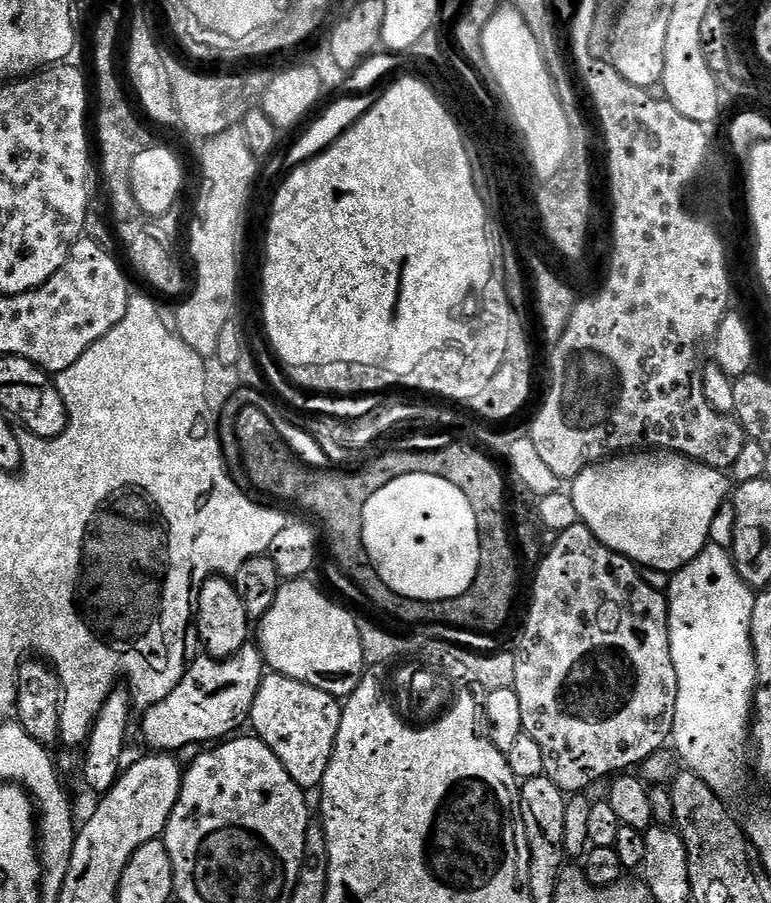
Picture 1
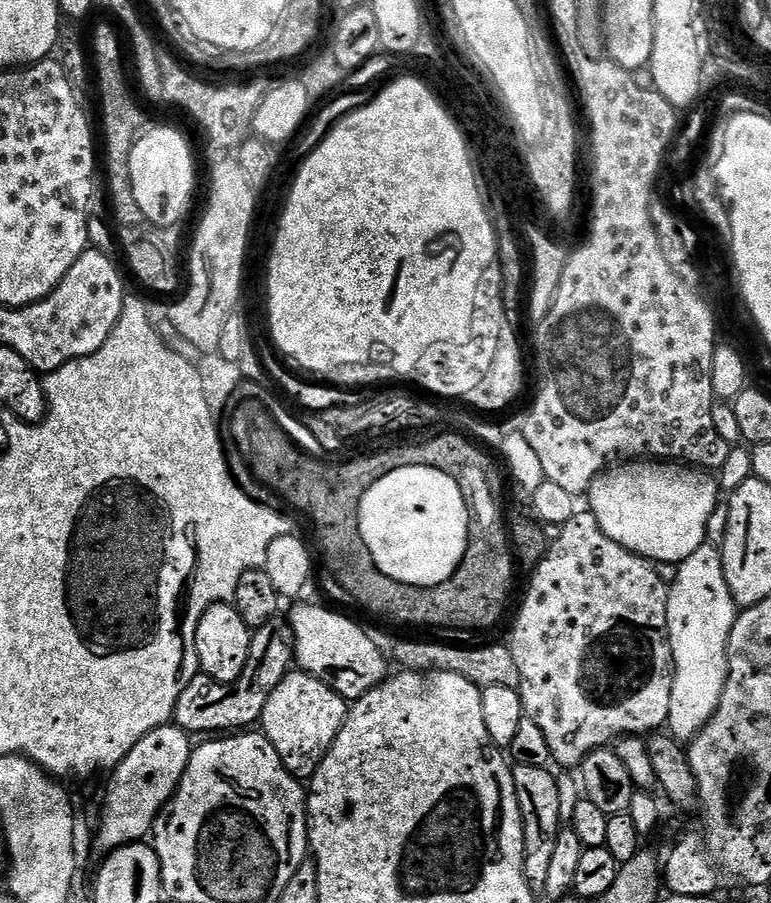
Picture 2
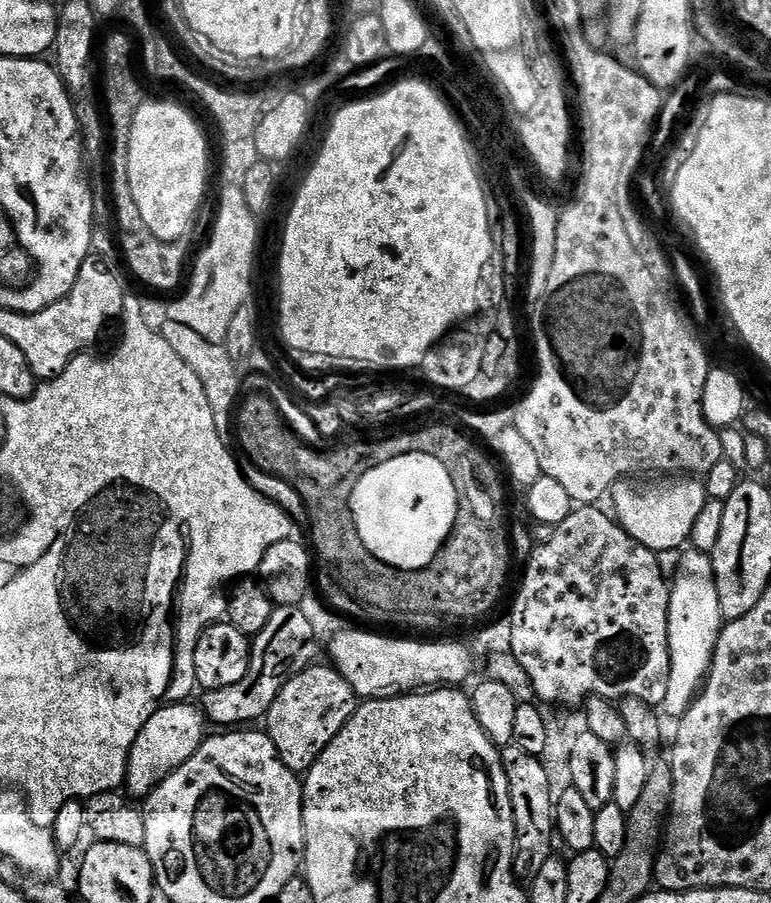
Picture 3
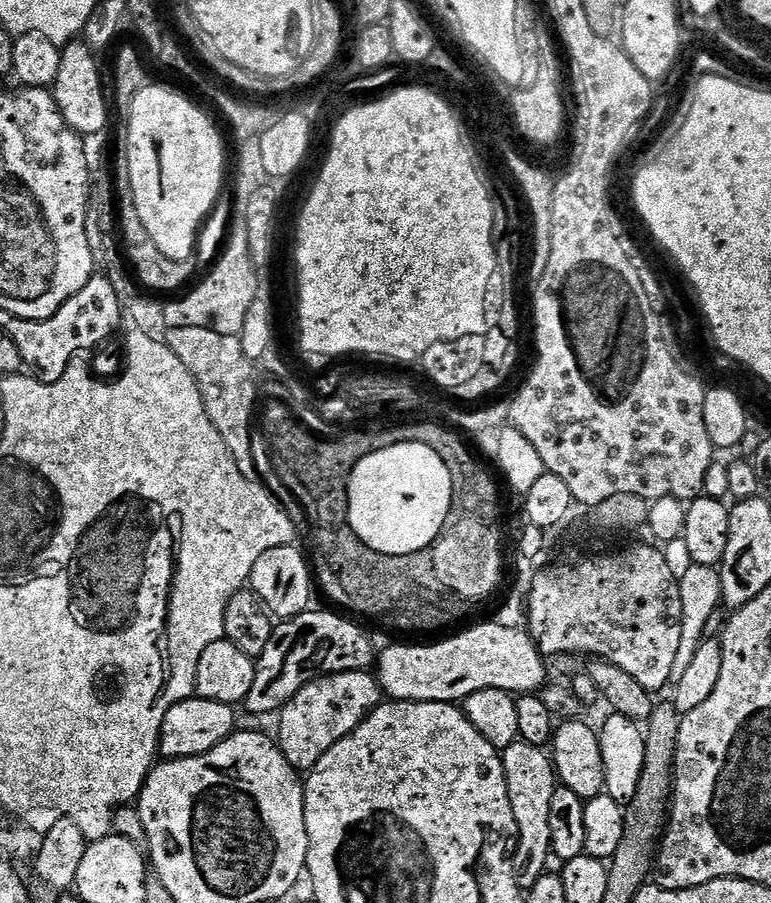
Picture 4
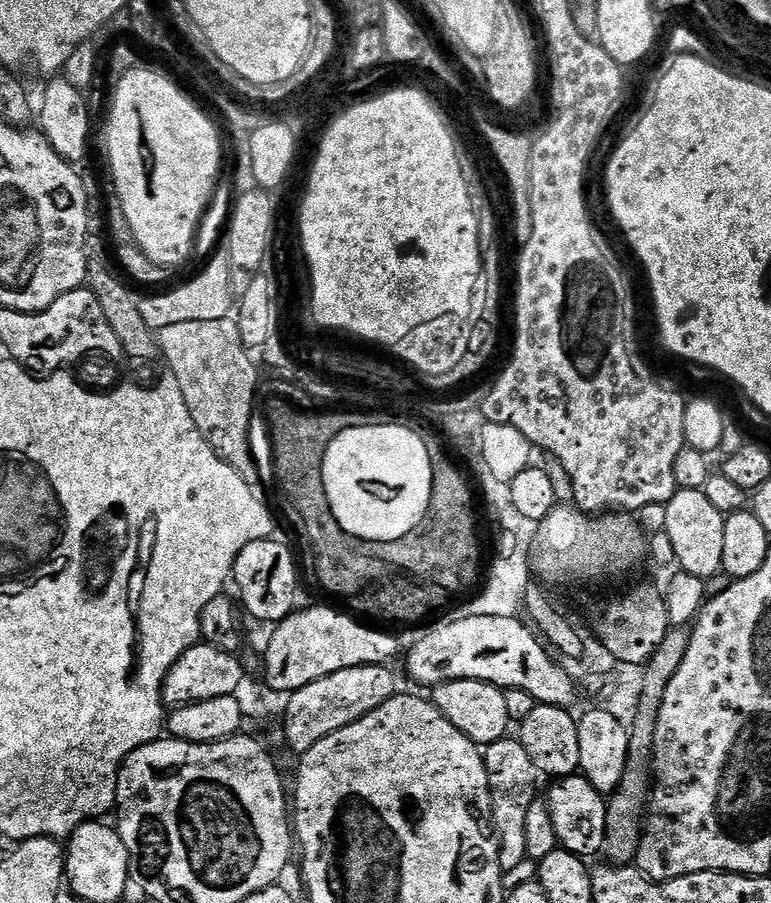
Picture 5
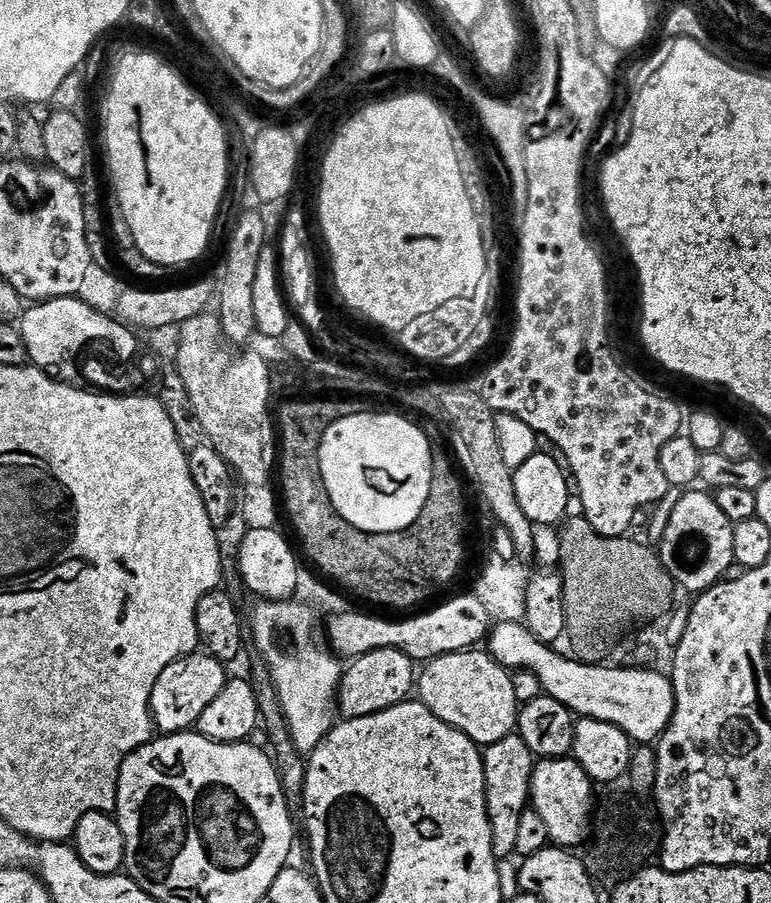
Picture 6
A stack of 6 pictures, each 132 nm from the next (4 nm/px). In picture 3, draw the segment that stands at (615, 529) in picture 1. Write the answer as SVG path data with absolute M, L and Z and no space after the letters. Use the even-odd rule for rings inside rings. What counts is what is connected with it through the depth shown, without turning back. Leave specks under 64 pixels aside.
M680 474L671 478L625 478L619 480L610 493L610 501L612 500L613 506L616 507L615 519L619 520L620 525L632 537L642 542L642 546L657 554L672 552L680 547L683 549L691 541L694 524L698 522L698 514L702 514L708 499L708 492L699 479L685 478Z

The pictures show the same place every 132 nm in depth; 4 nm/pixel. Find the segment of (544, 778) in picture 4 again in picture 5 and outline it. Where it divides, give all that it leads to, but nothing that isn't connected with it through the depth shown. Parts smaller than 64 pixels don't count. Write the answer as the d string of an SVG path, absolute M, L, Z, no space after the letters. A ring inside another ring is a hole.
M505 738L494 742L483 749L483 754L492 795L492 826L496 829L496 839L500 841L500 870L501 873L505 873L528 859L526 813L538 799L536 792L538 773L534 762L530 762L530 754L526 754L519 739Z

